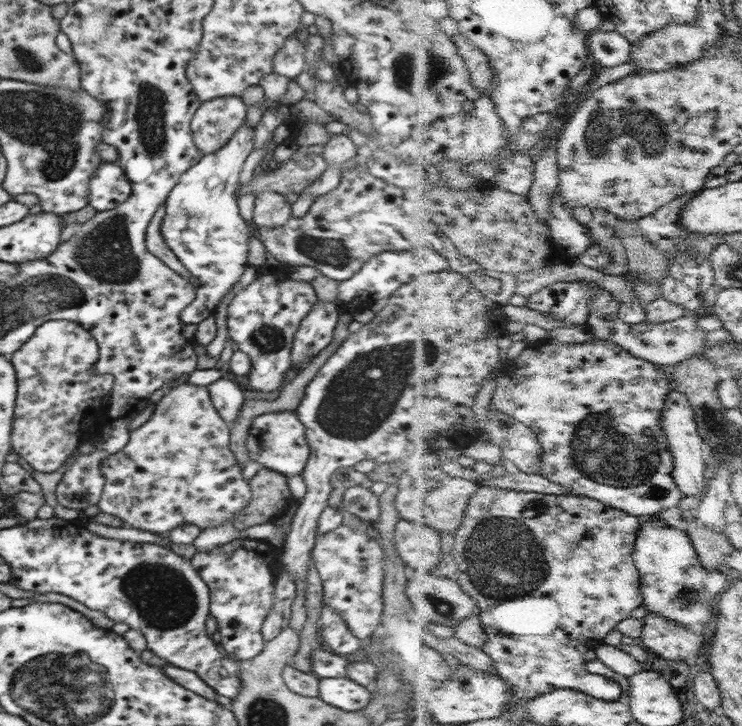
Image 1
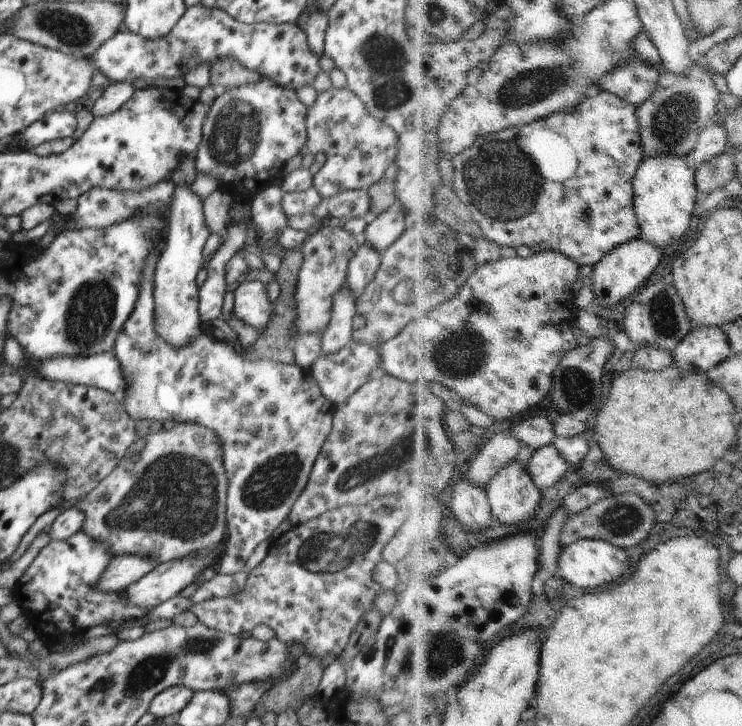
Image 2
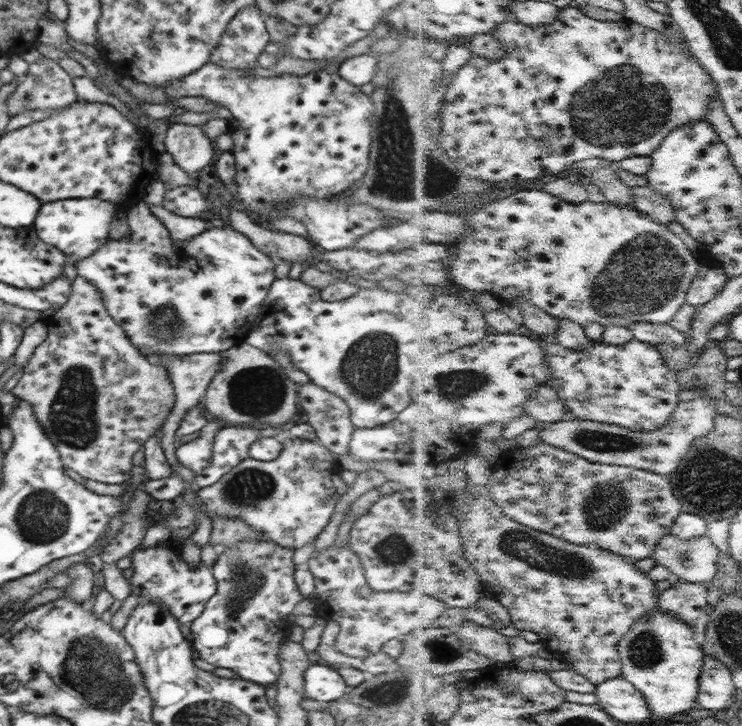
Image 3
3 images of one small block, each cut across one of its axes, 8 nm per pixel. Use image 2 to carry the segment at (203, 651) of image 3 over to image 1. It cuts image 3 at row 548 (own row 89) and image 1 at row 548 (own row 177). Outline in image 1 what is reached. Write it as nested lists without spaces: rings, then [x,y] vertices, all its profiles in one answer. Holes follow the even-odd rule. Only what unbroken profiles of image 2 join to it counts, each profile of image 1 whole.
[[[241,536],[213,550],[197,551],[190,560],[194,569],[198,571],[198,575],[210,589],[210,615],[214,616],[218,622],[215,636],[218,647],[238,661],[247,661],[258,656],[265,647],[266,642],[262,637],[262,622],[266,620],[266,616],[270,614],[270,610],[274,606],[274,588],[277,581],[274,572],[280,569],[279,558],[283,552],[283,548],[274,547],[269,542]]]

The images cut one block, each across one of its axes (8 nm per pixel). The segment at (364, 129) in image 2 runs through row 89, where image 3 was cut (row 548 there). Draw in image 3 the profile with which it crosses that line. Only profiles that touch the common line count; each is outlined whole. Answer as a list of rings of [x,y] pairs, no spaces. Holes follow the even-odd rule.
[[[334,544],[322,554],[312,554],[305,567],[314,575],[316,616],[326,622],[332,618],[338,622],[339,632],[334,648],[352,658],[378,654],[389,640],[402,639],[412,630],[440,626],[441,616],[449,608],[448,603],[428,591],[374,591],[368,586],[360,558],[349,550],[349,546],[339,548]]]

